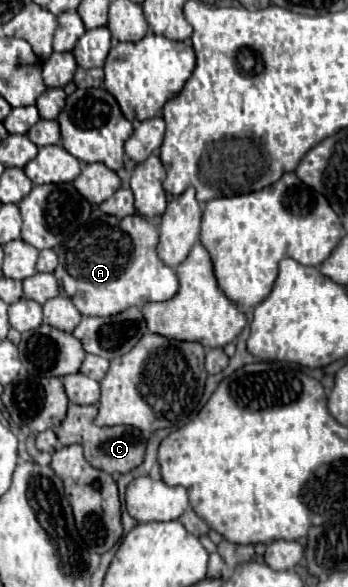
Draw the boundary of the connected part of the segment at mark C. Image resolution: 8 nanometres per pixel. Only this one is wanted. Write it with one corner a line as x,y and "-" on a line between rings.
72,404
68,410
68,416
64,418
64,422
58,428
58,440
68,446
68,444
80,444
84,448
84,456
86,460
98,468
98,470
106,470
106,472
120,472
126,474
130,470
134,470
136,466
140,466
144,462
144,454
146,454
146,440
142,436
142,432
138,428
132,426
112,426
112,428
98,428
94,424
98,408
96,406
78,406

